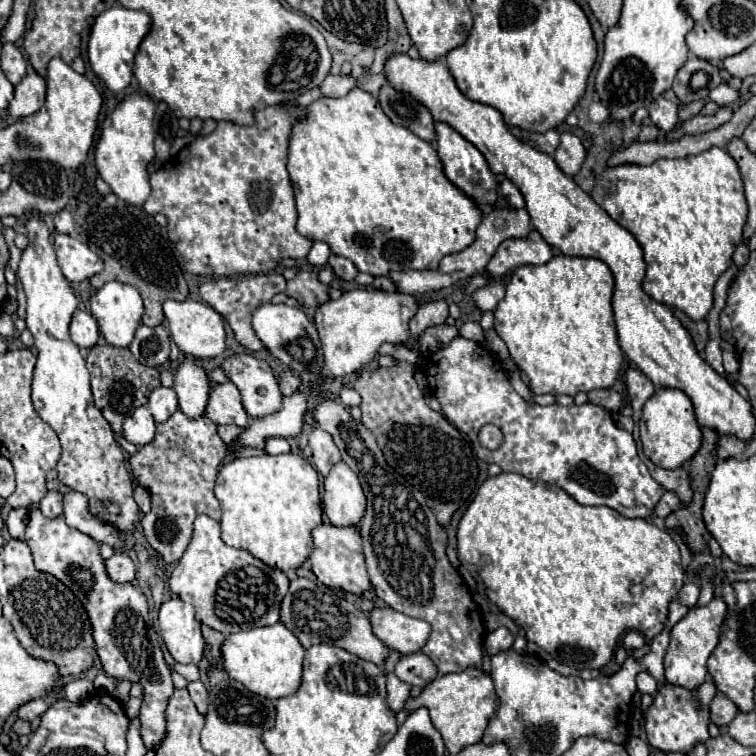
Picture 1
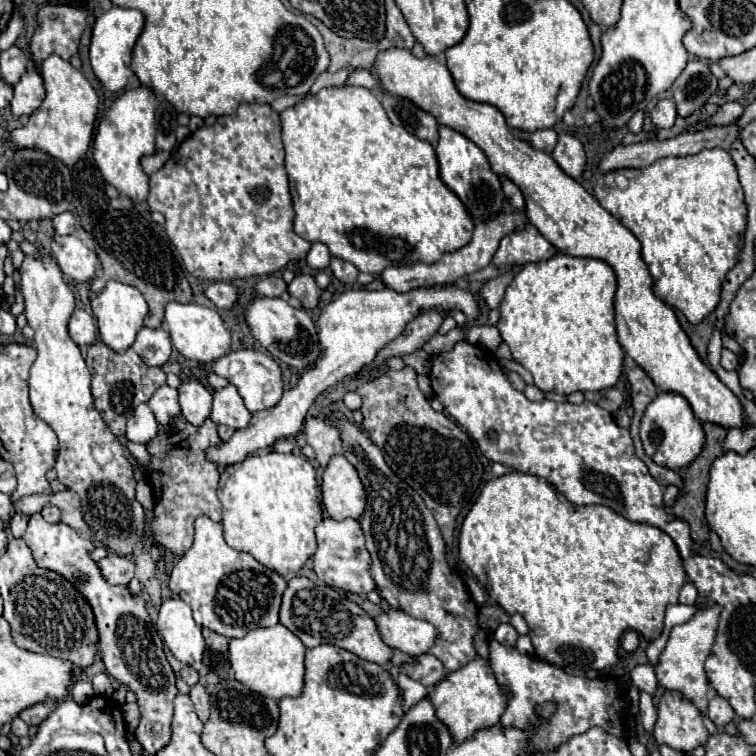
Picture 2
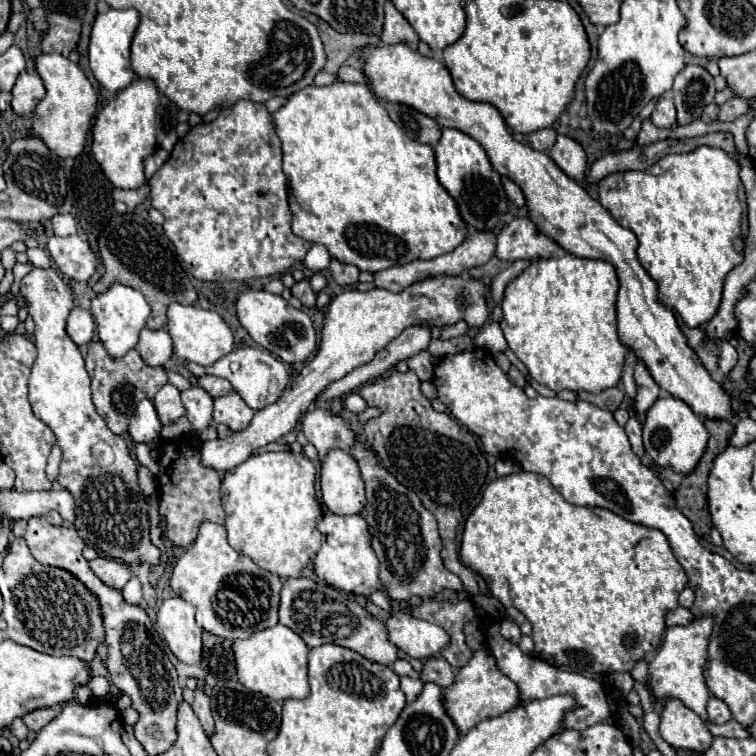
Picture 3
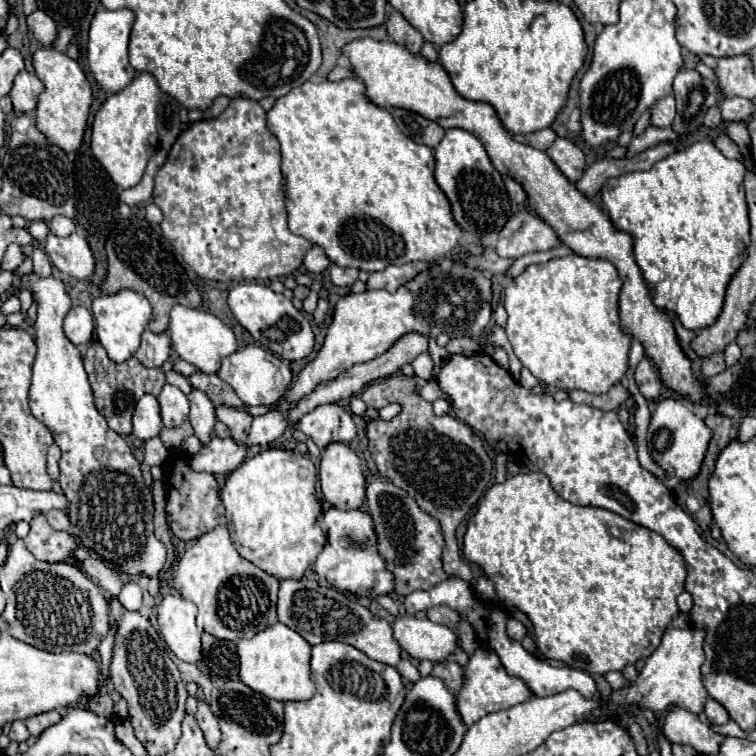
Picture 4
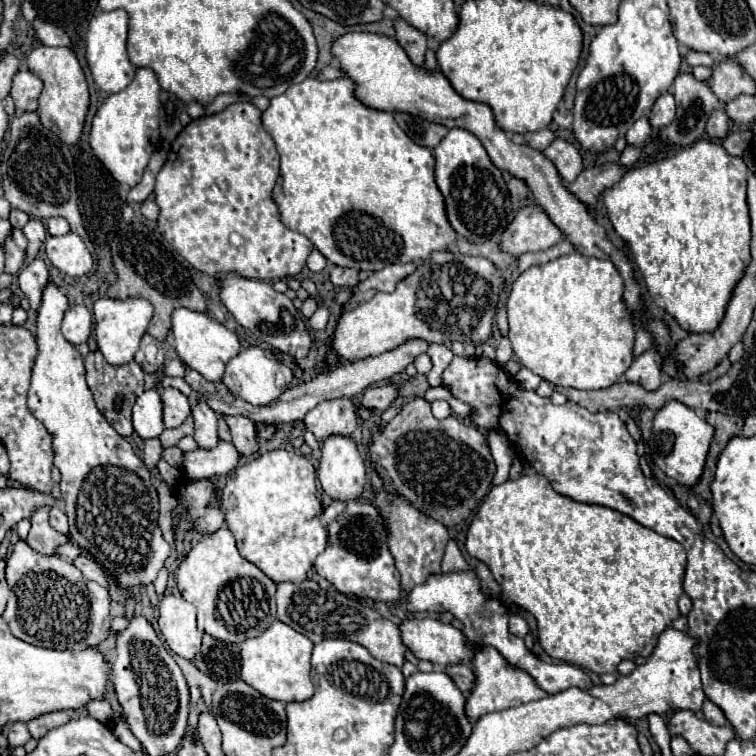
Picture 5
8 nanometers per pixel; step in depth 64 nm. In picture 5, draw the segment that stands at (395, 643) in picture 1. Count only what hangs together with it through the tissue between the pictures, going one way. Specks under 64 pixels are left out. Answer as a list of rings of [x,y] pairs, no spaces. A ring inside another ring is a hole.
[[[408,618],[398,628],[402,642],[418,660],[428,660],[444,668],[472,658],[472,648],[466,646],[464,634],[452,624],[442,624],[432,618]]]

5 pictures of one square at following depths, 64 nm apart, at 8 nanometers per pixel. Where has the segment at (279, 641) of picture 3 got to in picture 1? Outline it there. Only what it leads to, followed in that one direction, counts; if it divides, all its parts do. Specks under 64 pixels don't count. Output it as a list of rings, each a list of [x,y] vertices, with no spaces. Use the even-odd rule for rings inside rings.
[[[282,624],[252,628],[246,632],[226,636],[222,644],[222,664],[232,680],[242,682],[250,692],[268,700],[290,696],[298,690],[302,678],[304,648],[300,640]]]

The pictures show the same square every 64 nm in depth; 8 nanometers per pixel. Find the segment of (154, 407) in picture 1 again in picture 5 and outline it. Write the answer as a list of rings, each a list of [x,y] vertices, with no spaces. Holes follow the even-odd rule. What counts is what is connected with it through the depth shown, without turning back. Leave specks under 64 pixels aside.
[[[164,388],[160,392],[160,396],[162,396],[162,404],[164,404],[164,426],[166,428],[180,426],[190,414],[188,396],[184,396],[176,388]]]

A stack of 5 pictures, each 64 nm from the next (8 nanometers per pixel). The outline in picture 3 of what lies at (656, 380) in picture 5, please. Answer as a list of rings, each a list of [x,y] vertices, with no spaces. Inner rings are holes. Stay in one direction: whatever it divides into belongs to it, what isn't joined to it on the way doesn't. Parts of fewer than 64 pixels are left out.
[[[636,364],[634,366],[634,382],[636,382],[636,398],[634,398],[634,408],[636,414],[642,416],[646,414],[646,410],[656,402],[656,398],[660,396],[660,386],[652,380],[650,372],[646,370],[644,364]]]

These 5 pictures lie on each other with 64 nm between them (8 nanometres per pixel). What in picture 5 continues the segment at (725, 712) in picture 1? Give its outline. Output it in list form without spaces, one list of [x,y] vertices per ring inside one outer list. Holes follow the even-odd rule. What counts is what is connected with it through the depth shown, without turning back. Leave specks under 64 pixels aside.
[[[704,700],[702,712],[704,712],[706,720],[708,720],[710,724],[714,724],[714,726],[724,726],[724,724],[728,722],[726,716],[724,716],[724,712],[722,712],[714,702],[710,702],[710,700]]]

